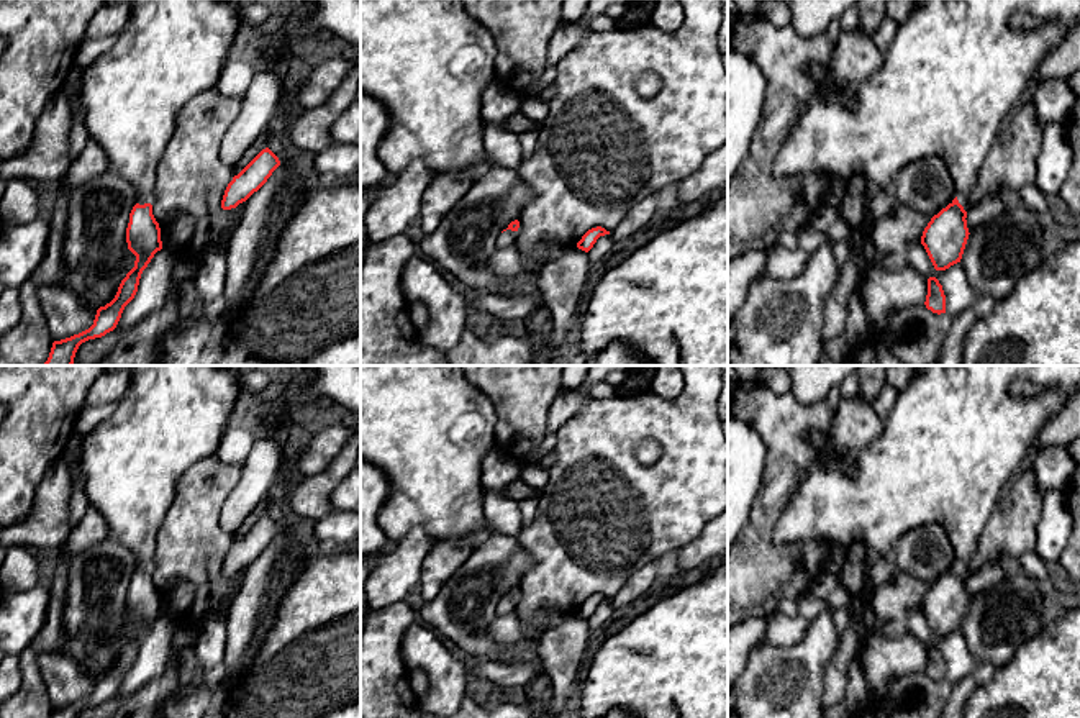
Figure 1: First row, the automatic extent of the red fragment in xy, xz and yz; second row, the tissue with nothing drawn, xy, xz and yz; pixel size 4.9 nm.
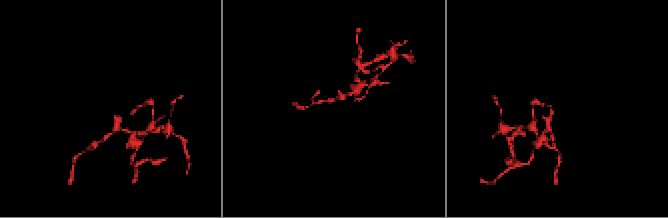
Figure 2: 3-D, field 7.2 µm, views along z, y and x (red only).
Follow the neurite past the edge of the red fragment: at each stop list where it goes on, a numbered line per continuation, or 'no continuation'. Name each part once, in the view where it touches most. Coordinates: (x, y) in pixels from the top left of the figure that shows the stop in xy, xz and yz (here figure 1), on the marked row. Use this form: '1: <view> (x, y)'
1: xz (507, 238)

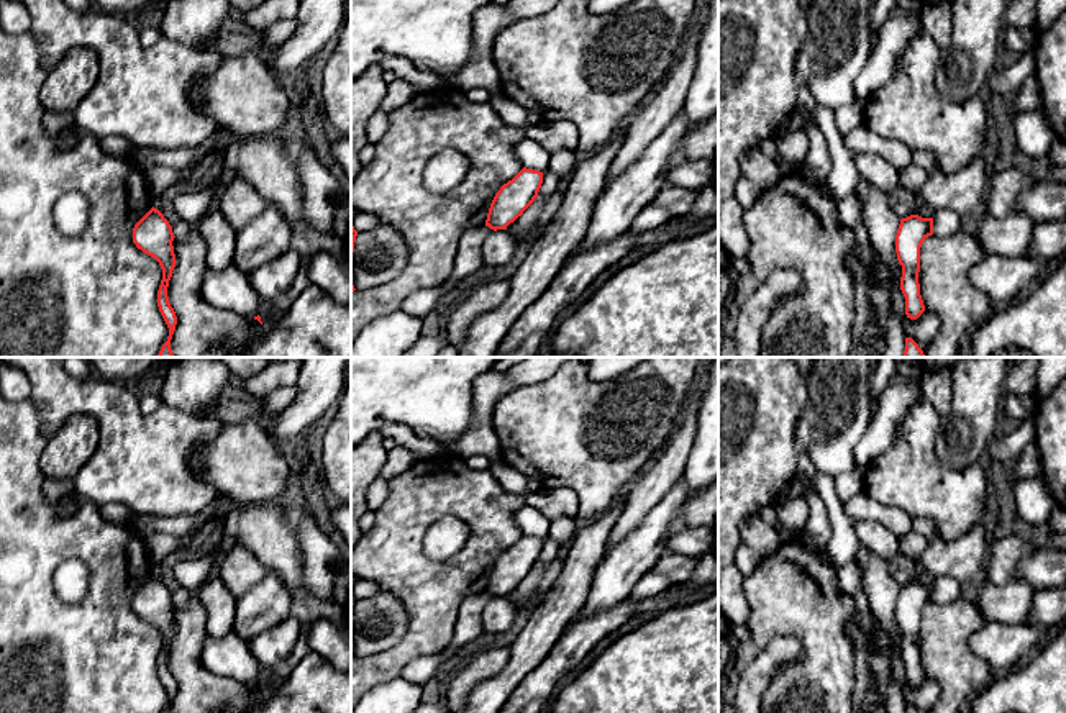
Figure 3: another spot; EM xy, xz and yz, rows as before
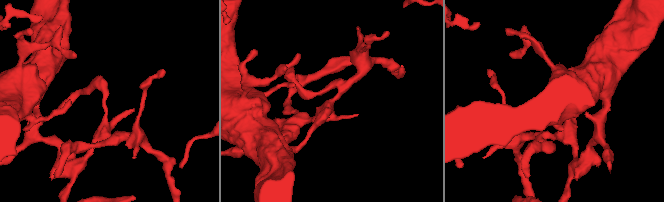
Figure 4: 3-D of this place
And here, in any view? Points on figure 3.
no continuation

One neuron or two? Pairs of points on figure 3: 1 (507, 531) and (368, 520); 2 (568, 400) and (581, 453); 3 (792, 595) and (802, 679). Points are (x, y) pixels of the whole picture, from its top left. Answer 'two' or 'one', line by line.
1: two
2: one
3: one

